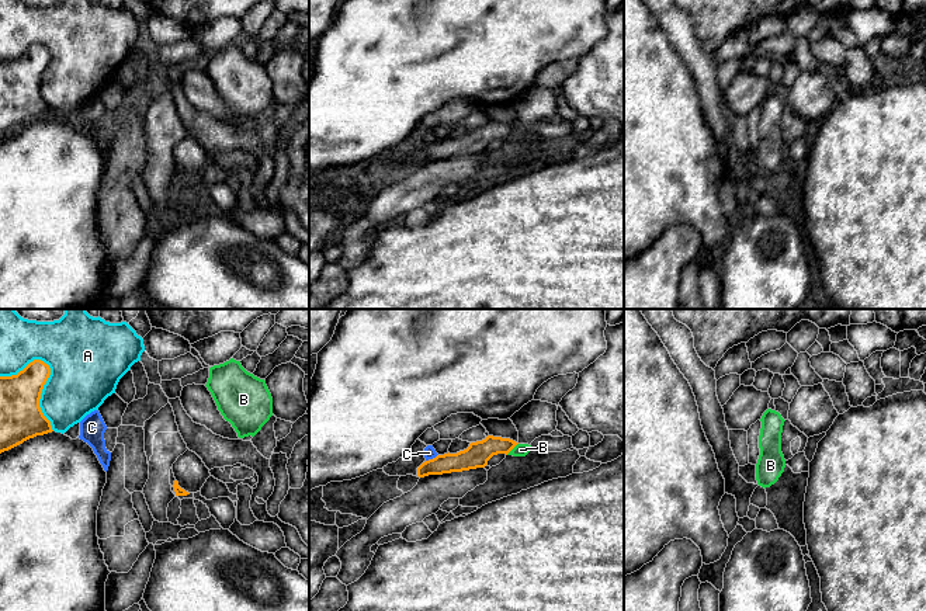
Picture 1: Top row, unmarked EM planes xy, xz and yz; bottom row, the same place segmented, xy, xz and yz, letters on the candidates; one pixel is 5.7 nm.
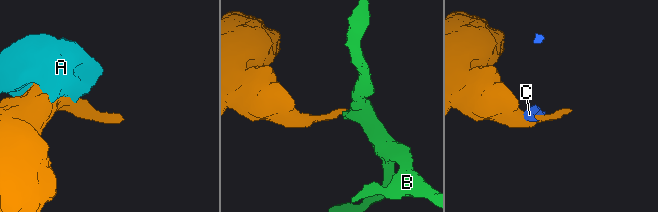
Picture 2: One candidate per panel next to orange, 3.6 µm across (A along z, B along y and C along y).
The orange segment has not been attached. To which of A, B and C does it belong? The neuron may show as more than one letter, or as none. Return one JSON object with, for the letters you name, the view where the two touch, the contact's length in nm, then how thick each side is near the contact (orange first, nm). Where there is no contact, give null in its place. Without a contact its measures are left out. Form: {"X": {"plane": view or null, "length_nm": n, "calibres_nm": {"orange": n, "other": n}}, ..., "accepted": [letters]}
{"B": {"plane": "xz", "length_nm": 100, "calibres_nm": {"orange": 140, "other": 80}}, "accepted": ["B"]}

